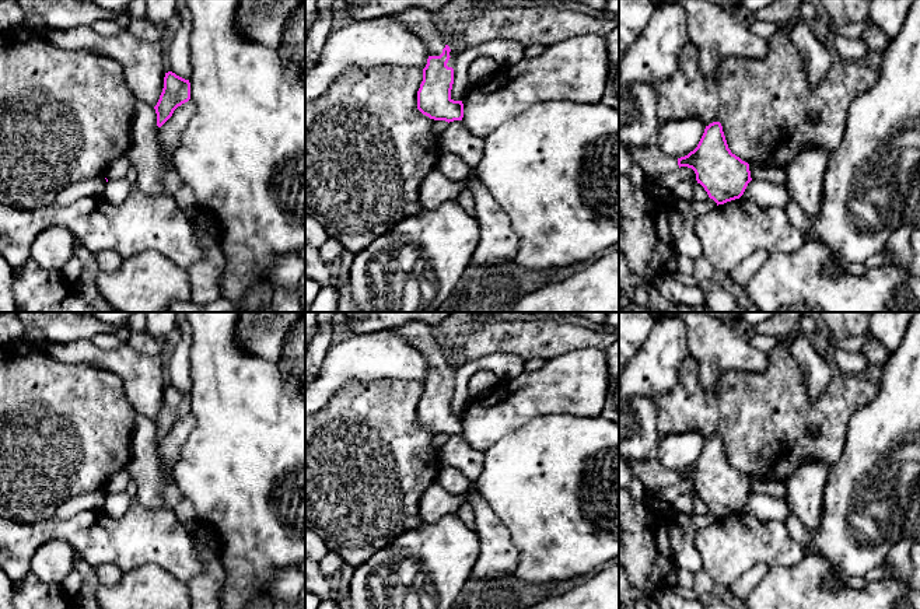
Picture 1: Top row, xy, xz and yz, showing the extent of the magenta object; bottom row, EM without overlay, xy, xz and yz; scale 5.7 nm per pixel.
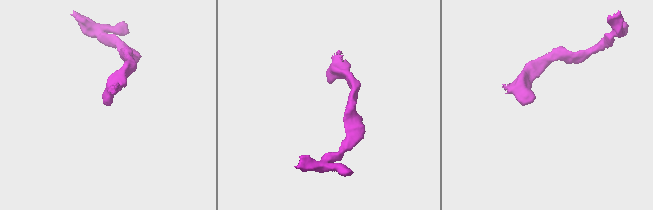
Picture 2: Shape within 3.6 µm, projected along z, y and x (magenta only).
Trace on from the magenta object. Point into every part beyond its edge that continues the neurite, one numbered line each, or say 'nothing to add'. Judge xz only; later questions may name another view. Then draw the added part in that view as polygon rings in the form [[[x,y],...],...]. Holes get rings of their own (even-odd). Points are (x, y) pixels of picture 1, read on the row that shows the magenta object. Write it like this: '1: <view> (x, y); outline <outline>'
1: xz (419, 21); outline [[[419,7],[392,14],[396,21],[424,42],[428,56],[440,56],[447,43],[435,29],[431,15],[433,13]]]

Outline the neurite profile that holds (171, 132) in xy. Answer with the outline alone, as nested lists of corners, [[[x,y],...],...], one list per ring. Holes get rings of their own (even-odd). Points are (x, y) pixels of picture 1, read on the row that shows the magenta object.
[[[192,99],[178,106],[172,116],[160,127],[161,153],[168,161],[167,169],[162,172],[162,195],[172,196],[186,183],[172,164],[175,151],[183,129],[188,126],[190,118],[195,115],[195,104]]]

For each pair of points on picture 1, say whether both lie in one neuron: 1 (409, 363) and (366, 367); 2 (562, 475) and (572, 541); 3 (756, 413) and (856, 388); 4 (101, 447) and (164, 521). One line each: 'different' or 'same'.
1: same
2: same
3: same
4: different

